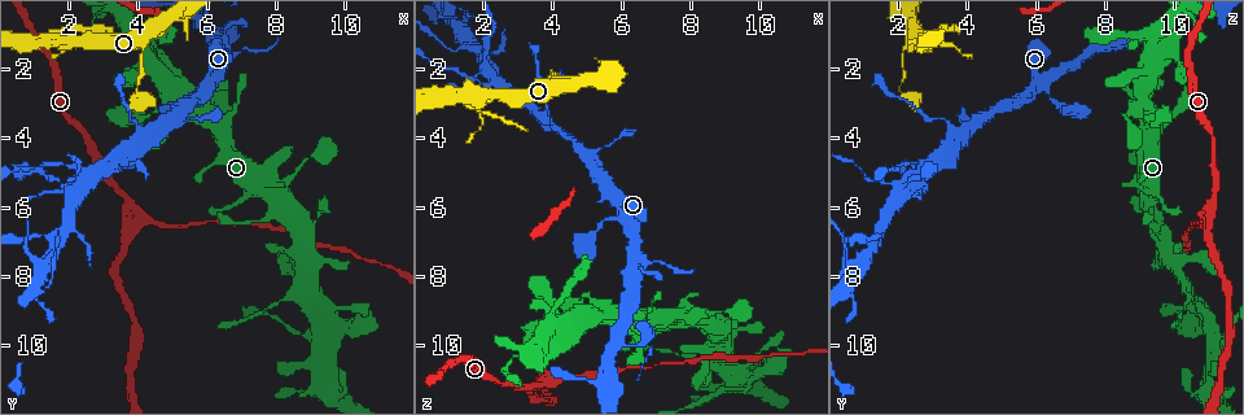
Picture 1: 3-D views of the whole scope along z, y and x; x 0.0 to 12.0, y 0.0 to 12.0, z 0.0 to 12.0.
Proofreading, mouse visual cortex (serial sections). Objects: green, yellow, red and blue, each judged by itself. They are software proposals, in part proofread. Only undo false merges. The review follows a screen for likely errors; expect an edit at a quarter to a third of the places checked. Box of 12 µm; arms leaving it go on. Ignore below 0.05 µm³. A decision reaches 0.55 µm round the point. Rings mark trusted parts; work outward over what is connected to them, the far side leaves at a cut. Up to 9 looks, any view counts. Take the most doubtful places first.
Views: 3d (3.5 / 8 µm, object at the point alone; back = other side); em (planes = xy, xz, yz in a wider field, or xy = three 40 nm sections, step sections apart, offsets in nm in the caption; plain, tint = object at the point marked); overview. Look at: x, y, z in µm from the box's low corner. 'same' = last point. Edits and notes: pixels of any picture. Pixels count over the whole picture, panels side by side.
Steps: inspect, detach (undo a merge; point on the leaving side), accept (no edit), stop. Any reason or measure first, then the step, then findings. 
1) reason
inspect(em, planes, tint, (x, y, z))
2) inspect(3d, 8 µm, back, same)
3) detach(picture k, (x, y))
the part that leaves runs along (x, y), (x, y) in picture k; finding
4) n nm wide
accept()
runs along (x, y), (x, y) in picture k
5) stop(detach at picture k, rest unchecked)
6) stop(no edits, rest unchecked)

three arms meet
inspect(3d, 3.5 µm, (4.1, 6.3, 11.0))

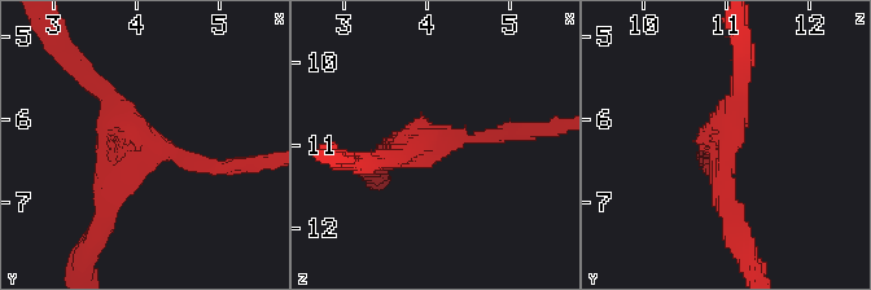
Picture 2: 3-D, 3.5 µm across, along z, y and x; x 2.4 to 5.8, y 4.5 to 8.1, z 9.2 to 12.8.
3 arms; arms of 200, 250, 250 nm
inspect(em, xy, step 2, tint, (4.10, 6.30, 10.95))

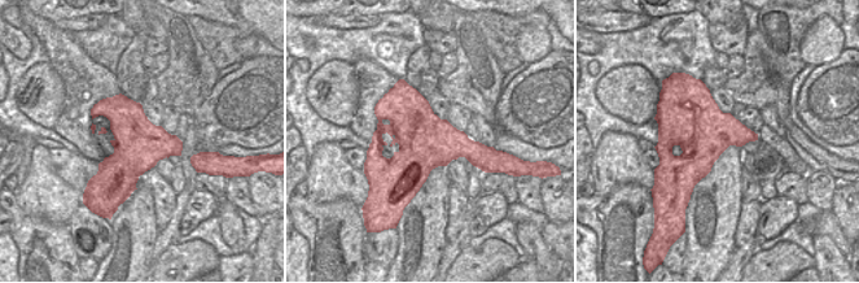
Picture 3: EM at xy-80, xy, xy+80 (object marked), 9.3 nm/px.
550 nm wide
accept()
runs along (86, 78), (145, 141), (105, 212) in picture 2; all the same cell

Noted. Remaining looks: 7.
two arms in line, one across
inspect(3d, 3.5 µm, back, (4.3, 4.0, 3.9))

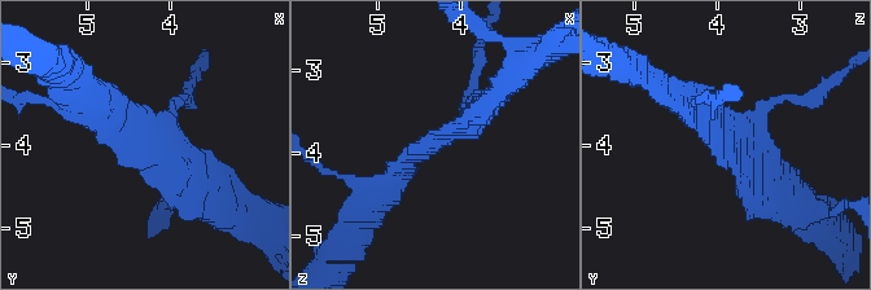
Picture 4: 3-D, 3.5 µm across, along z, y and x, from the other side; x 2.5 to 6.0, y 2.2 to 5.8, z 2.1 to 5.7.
accept()
runs along (384, 194), (407, 161), (491, 99) in picture 4; one cell here

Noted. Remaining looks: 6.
a narrow waist
inspect(3d, 3.5 µm, (1.6, 1.2, 2.9))

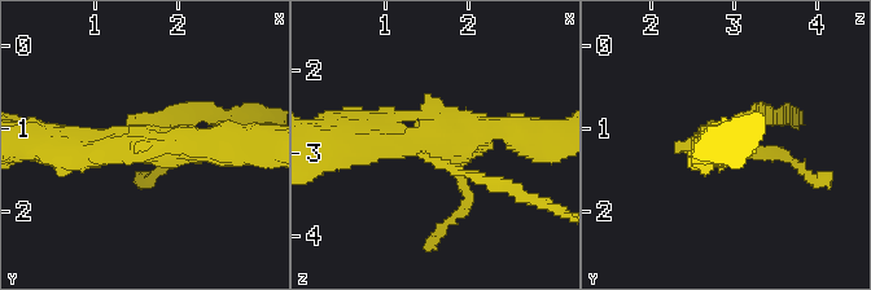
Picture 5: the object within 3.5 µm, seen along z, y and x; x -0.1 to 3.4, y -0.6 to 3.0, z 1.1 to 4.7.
inspect(em, xy, step 3, tint, (1.65, 1.10, 2.85))

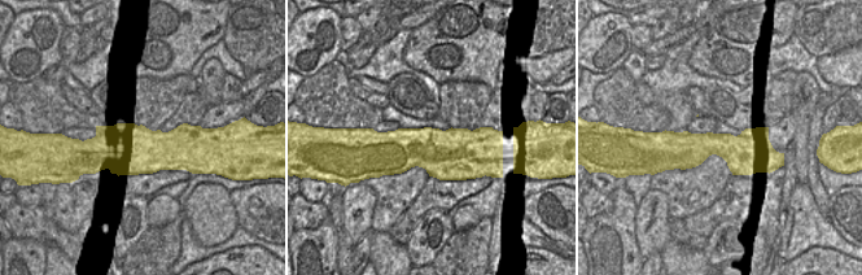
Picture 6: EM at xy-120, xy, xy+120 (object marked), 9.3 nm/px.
detach(picture 5, (182, 115))
the part that leaves runs along (149, 123), (205, 110), (261, 114) in picture 5; two cells meet here

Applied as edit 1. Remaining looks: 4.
four-way junction
inspect(3d, 3.5 µm, back, (2.2, 5.5, 2.1))

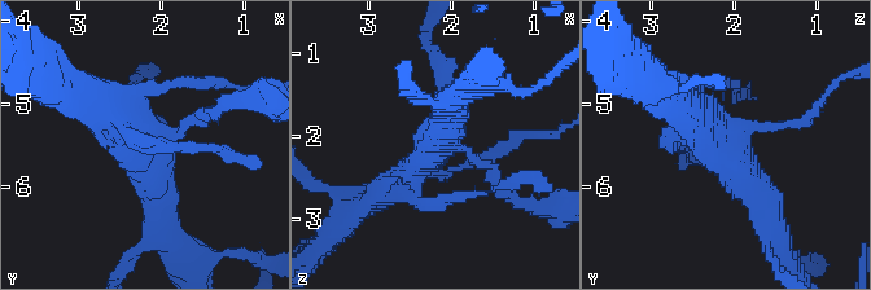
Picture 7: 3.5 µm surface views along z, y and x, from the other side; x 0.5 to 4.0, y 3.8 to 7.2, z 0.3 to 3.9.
4 arms; arms of 150, 150, 350, 400 nm; now the EM
inspect(em, xy, step 2, tint, (2.20, 5.55, 2.15))

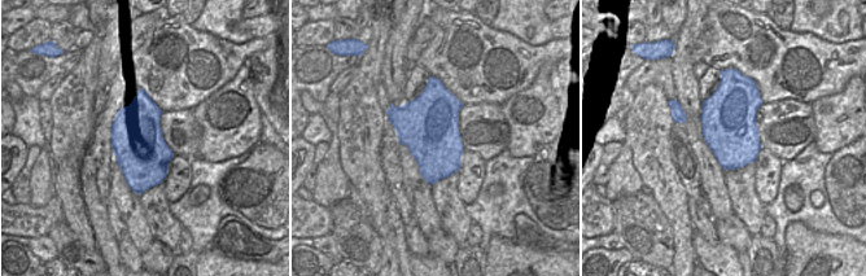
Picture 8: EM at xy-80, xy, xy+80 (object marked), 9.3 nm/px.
accept()
runs along (675, 92), (762, 200), (765, 216) in picture 7; one cell here

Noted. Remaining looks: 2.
stop(detach at picture 5, rest unchecked)

